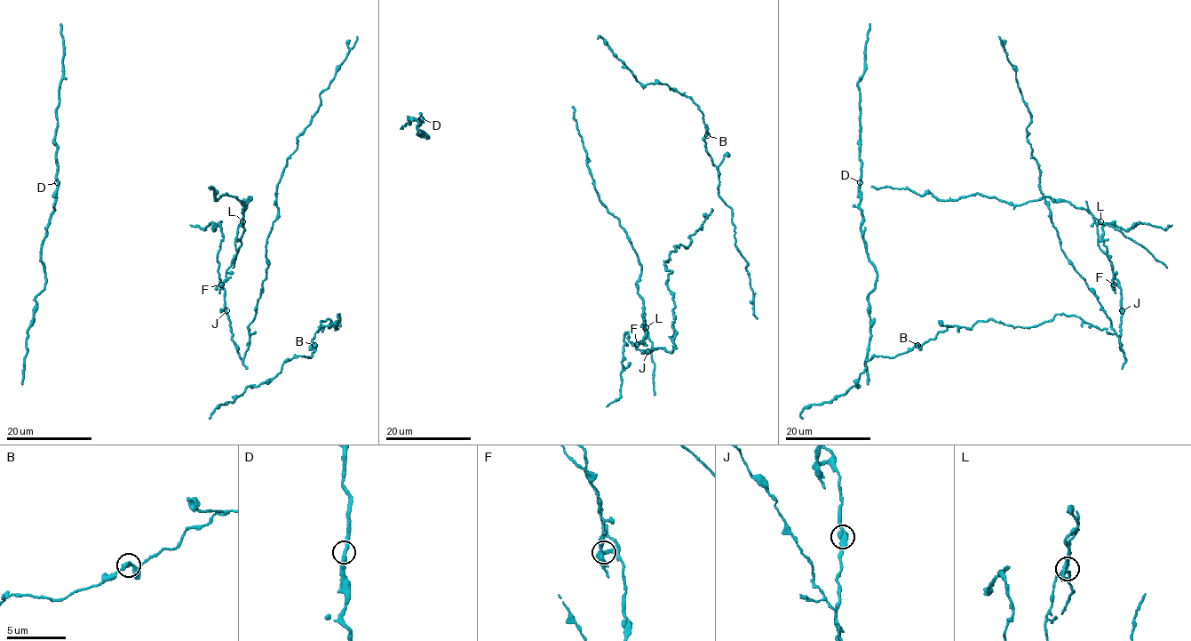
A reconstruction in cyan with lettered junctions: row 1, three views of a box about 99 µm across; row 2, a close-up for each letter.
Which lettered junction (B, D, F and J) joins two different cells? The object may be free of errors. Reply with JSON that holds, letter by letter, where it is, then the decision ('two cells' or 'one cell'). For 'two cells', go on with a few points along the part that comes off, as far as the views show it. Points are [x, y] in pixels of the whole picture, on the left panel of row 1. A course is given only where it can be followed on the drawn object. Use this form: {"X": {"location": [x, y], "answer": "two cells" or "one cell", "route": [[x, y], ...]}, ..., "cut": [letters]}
{"B": {"location": [314, 345], "answer": "one cell"}, "D": {"location": [57, 182], "answer": "one cell"}, "F": {"location": [221, 284], "answer": "two cells", "route": [[221, 284], [236, 254], [243, 200], [251, 197], [244, 204], [227, 194], [217, 200], [210, 185]]}, "J": {"location": [226, 310], "answer": "one cell"}, "cut": ["F"]}

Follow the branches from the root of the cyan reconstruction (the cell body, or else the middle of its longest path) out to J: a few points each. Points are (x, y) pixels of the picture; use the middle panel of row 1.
J: (643, 340), (636, 347), (647, 351)

